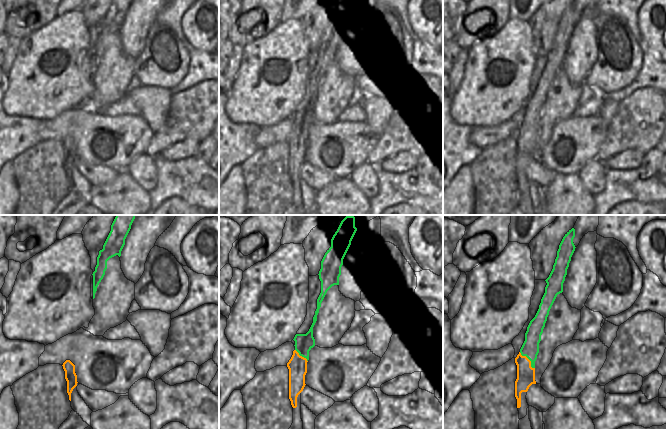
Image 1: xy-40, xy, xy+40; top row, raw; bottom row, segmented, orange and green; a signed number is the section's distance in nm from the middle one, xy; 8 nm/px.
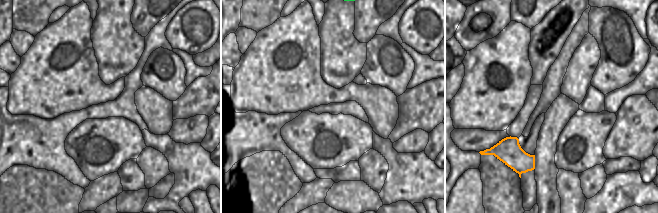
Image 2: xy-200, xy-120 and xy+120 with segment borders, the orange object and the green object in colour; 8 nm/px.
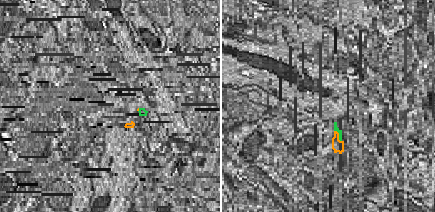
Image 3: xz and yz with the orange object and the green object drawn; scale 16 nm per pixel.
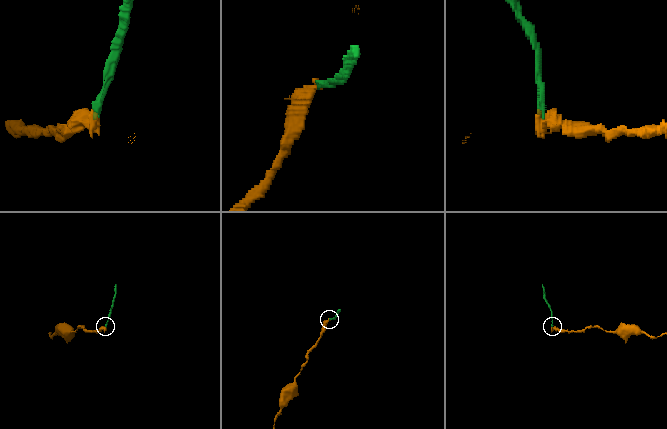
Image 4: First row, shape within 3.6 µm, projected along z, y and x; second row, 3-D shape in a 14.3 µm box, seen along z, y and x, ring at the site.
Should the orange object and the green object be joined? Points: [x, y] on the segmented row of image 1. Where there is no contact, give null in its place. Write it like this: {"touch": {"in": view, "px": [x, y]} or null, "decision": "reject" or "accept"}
{"touch": {"in": "xy+40", "px": [529, 360]}, "decision": "reject"}

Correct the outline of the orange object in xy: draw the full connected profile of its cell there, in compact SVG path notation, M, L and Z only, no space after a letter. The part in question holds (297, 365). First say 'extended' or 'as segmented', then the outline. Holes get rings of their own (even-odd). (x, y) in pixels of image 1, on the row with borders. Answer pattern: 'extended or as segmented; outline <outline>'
extended; outline M294 350L287 367L289 369L289 399L293 408L297 407L297 397L301 395L301 404L304 404L313 414L318 416L335 403L335 401L310 388L305 384L307 373L307 359Z

